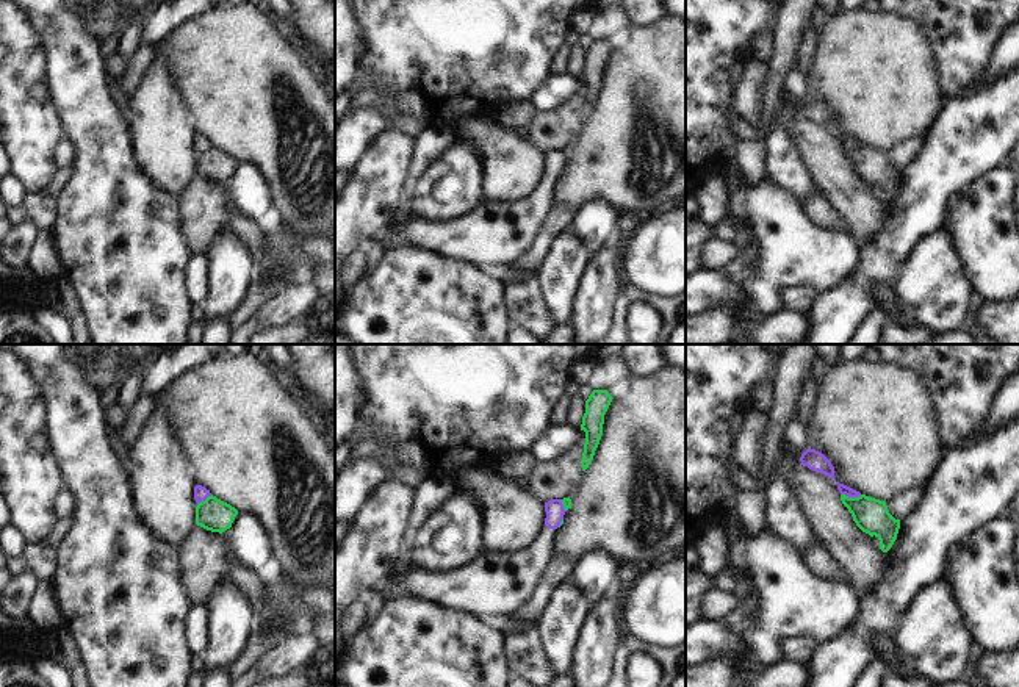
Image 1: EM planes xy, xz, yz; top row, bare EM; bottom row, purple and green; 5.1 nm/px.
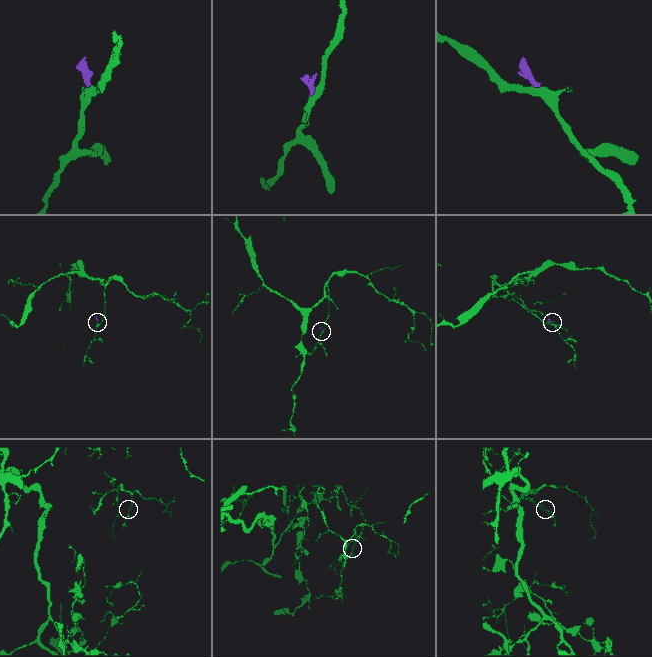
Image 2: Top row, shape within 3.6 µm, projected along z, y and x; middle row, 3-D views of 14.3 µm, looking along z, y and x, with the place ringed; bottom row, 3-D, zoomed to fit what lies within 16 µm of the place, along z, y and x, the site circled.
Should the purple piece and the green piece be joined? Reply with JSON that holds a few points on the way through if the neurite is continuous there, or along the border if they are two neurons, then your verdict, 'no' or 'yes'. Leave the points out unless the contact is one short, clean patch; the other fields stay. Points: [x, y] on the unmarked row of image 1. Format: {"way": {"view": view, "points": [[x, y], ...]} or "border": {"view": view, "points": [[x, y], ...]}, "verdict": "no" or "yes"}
{"border": {"view": "yz", "points": [[841, 143], [849, 146], [861, 144]]}, "verdict": "no"}

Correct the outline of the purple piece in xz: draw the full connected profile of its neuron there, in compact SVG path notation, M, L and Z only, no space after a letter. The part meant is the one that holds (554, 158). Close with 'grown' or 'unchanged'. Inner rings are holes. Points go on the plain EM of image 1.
M562 149L545 152L545 175L518 200L484 200L468 213L434 221L410 214L405 224L388 228L383 247L421 244L466 260L493 272L510 266L529 247L554 196L554 182L565 158Z | grown

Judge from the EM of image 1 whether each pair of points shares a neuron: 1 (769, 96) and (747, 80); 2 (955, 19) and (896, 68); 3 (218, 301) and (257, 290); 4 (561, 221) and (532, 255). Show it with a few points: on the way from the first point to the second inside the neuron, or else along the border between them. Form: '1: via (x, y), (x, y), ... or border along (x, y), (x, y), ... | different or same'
1: border along (766, 63), (759, 97), (761, 125) | different
2: border along (903, 16), (908, 16), (924, 35), (936, 79) | different
3: border along (254, 277), (229, 315) | different
4: via (551, 229), (539, 246) | same

